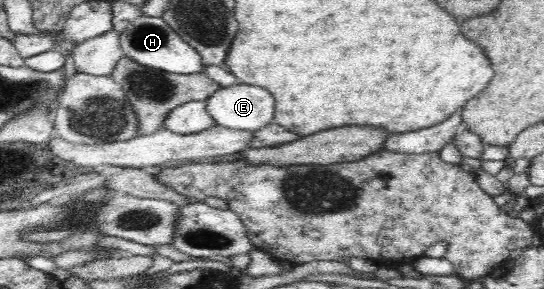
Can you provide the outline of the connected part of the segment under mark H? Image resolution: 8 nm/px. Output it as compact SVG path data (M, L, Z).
M137 17L120 33L120 46L128 57L140 65L176 74L200 73L202 58L200 53L192 47L180 34L176 33L161 17Z

